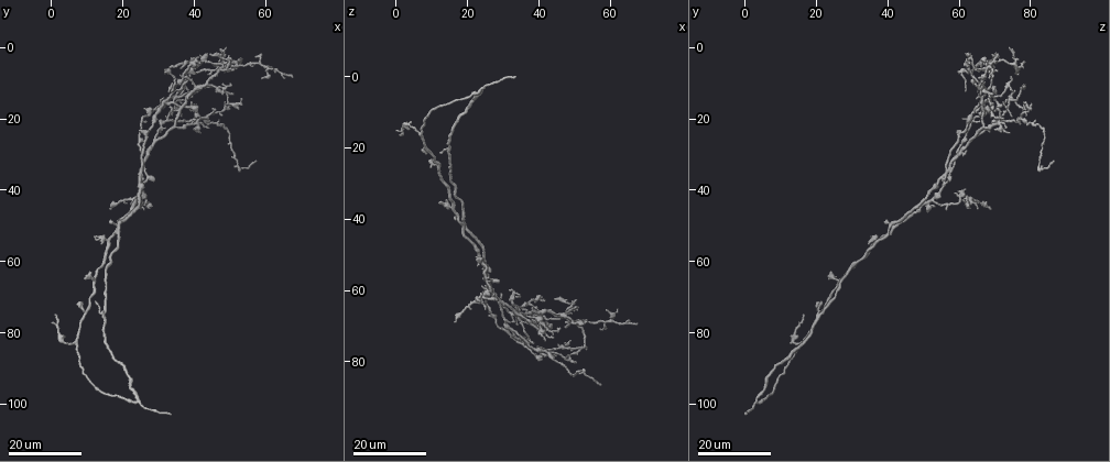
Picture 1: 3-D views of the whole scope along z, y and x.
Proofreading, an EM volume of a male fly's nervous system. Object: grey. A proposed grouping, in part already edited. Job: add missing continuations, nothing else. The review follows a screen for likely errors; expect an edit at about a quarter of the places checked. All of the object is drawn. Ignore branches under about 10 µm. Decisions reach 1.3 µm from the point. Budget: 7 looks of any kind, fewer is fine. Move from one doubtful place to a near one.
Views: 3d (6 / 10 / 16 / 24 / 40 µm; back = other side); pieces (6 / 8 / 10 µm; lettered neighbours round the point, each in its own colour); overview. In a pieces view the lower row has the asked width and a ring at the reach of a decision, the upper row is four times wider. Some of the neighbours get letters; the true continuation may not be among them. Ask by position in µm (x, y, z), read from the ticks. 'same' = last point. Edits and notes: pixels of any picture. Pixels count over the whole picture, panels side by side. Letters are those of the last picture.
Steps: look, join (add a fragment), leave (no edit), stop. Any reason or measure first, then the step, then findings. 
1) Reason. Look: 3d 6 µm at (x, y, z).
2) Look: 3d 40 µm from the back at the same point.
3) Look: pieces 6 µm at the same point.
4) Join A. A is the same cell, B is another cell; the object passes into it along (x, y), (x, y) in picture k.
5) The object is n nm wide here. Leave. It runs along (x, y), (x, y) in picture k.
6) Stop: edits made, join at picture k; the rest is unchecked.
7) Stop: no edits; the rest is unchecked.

An open end. Look: 3d 24 µm at (44.5, 7.5, 75.5).

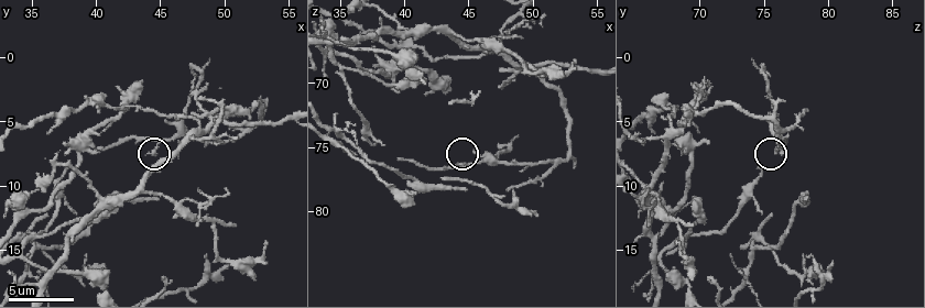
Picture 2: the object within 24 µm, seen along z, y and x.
Look: pieces 10 µm at (44.2, 7.4, 76.2).

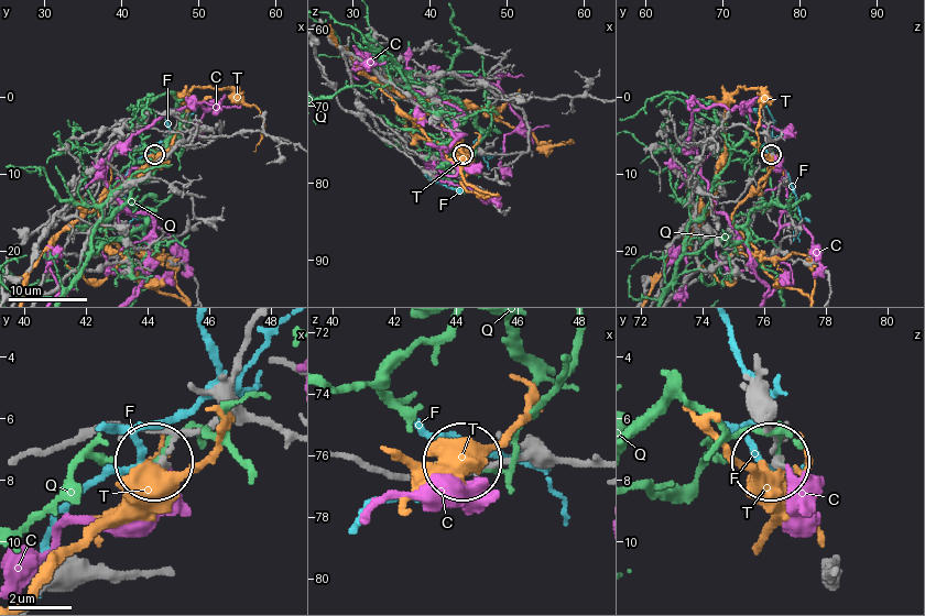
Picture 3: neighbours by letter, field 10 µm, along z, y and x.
The object is 170 nm wide here. Leave. C, F, Q and T are other cells; it runs along (286, 435), (247, 419), (216, 419), (155, 459) in picture 3; no lettered fragment goes on from it.

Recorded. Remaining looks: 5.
An open end. Look: pieces 6 µm at (50.4, 16.2, 80.4).

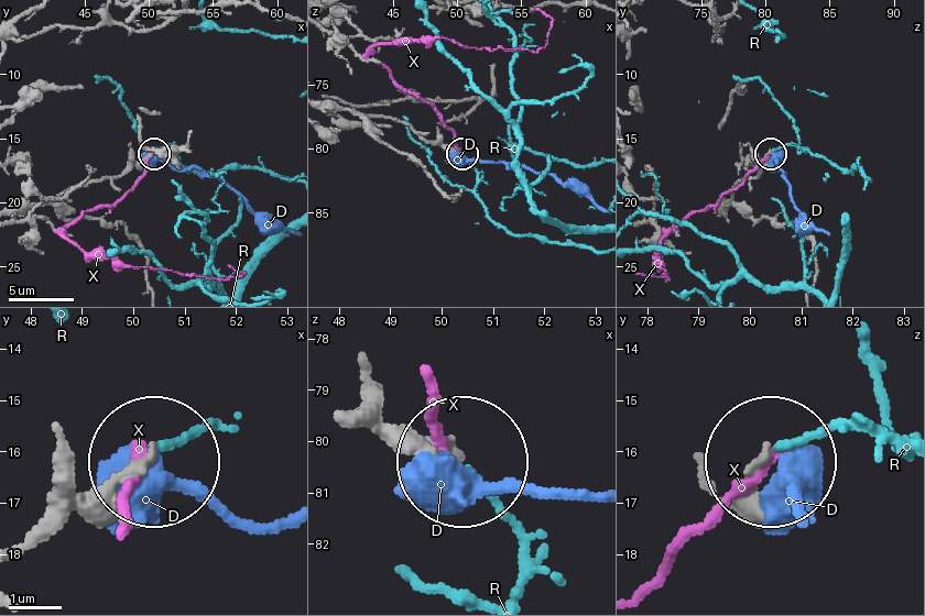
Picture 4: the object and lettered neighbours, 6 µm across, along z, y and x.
Leave. D, R and X are other cells; it runs along (18, 548), (144, 469) in picture 4; no lettered fragment goes on from it.

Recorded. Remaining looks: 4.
Tapers out. Look: 3d 10 µm at (50.6, 12.8, 69.2).

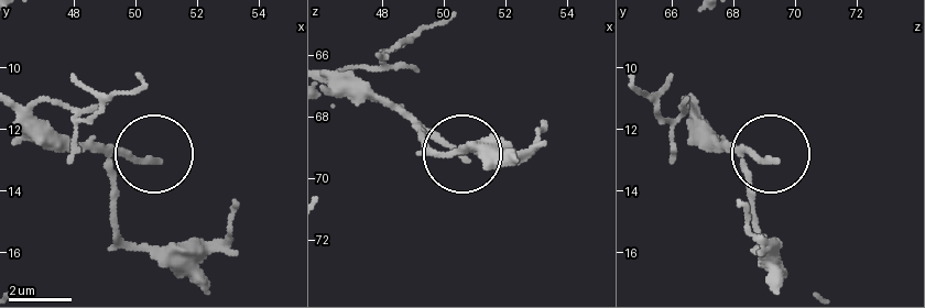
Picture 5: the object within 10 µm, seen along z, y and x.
See the neighbours. Look: pieces 10 µm at (50.6, 13.0, 69.2).

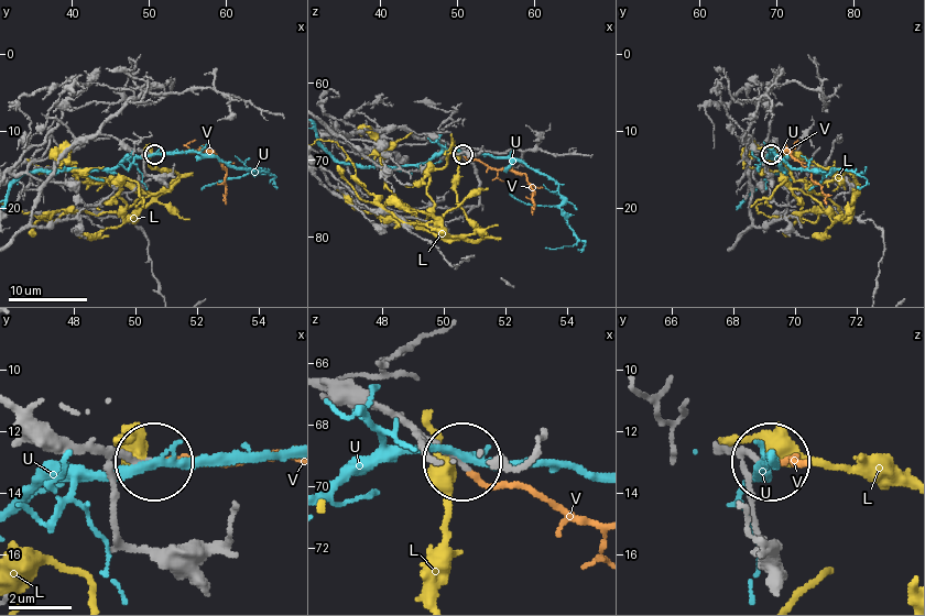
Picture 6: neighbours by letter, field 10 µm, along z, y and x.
The object is 180 nm wide here. Join V. V is the same cell, L and U are other cells; the object passes into it along (384, 411), (422, 428), (485, 480), (532, 485), (595, 519) in picture 6; the neuron continues.

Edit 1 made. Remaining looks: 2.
Stop: edits made, join at picture 6; the rest is unchecked.

